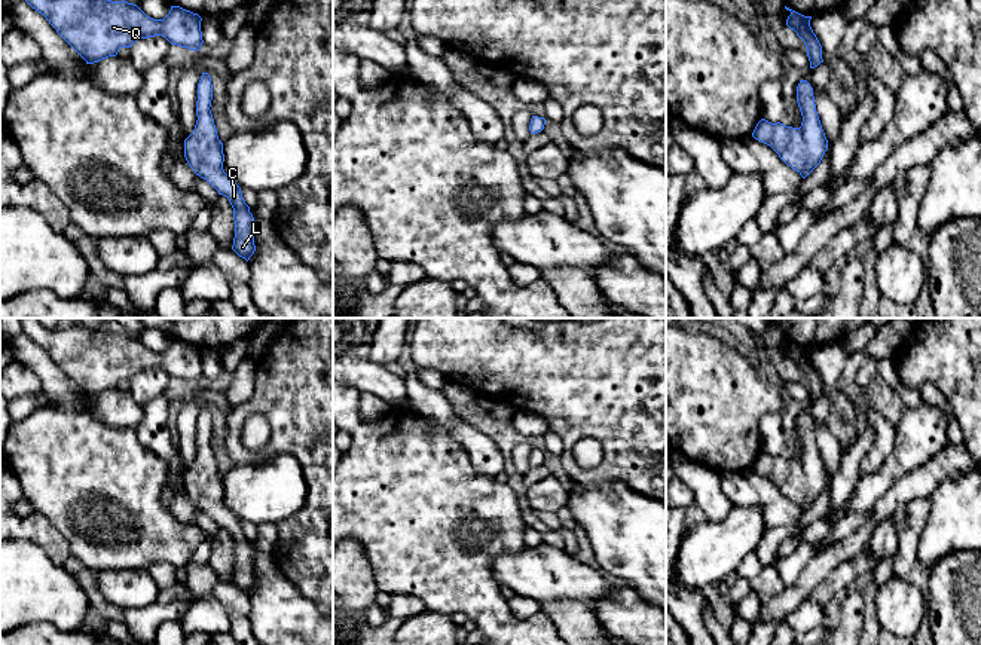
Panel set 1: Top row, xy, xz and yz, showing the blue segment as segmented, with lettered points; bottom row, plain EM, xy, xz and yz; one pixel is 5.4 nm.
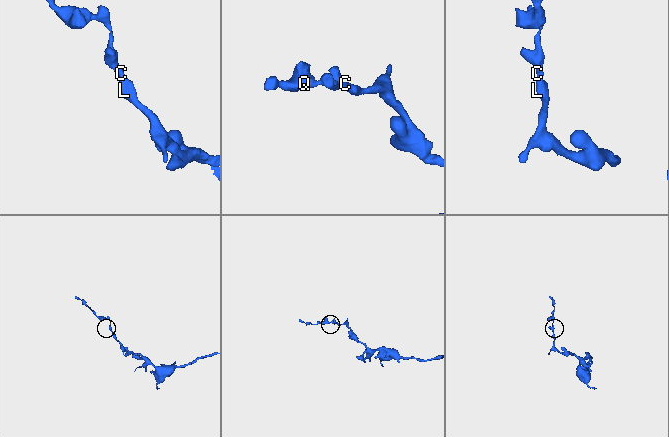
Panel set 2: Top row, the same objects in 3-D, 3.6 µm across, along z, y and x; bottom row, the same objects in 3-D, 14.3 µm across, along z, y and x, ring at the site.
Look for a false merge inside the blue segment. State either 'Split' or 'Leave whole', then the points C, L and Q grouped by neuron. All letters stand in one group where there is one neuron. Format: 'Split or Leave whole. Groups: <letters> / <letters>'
Leave whole. Groups: C L Q

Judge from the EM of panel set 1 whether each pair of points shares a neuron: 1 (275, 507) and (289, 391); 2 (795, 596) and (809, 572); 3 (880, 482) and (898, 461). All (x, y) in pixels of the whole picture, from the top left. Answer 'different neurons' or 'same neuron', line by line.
1: different neurons
2: same neuron
3: same neuron

